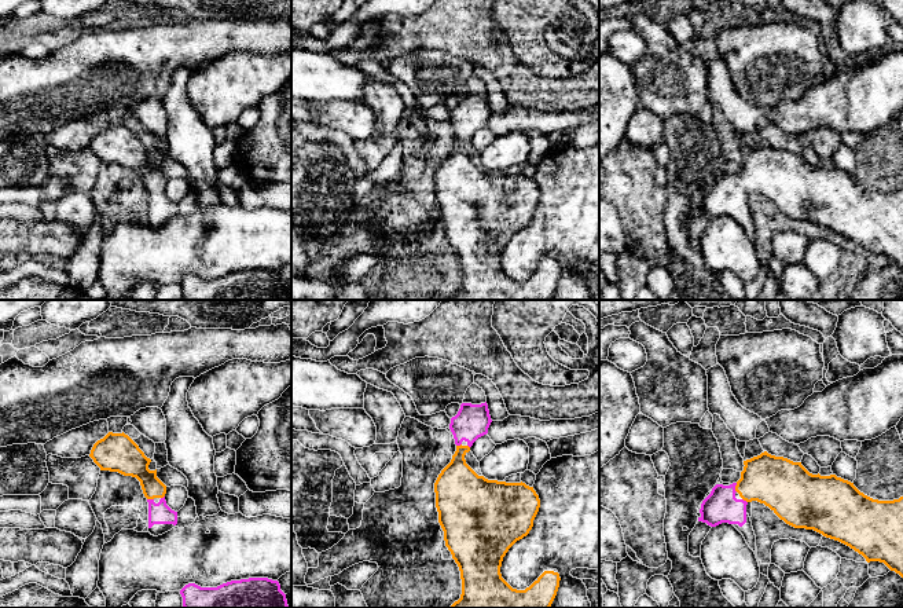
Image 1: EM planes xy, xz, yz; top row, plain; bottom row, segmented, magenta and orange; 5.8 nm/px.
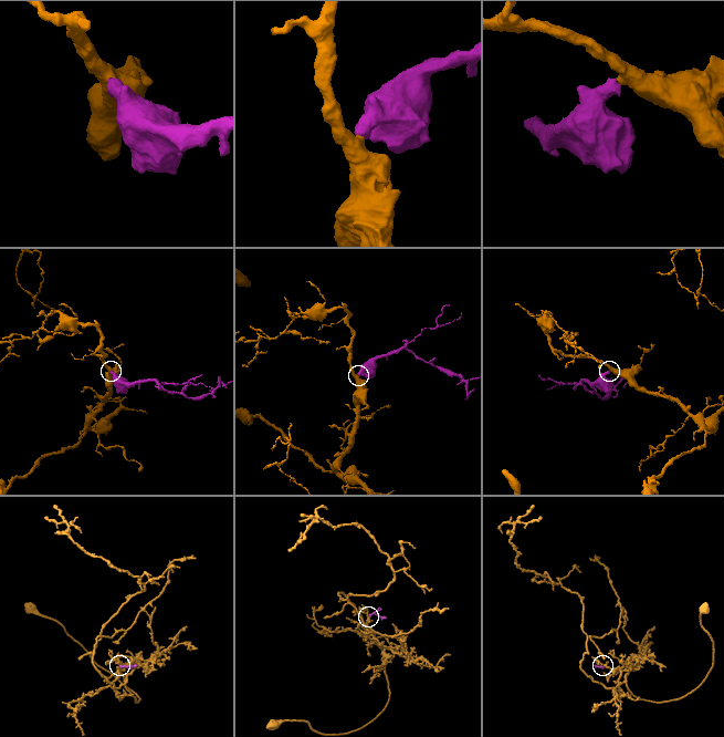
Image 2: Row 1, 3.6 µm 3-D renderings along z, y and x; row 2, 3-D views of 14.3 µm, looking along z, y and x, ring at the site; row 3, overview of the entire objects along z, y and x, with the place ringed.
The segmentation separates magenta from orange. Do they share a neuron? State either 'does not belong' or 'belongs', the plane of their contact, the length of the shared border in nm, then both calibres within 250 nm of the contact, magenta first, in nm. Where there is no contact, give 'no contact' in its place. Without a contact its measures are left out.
belongs | yz | 60 nm | 190/300 nm

